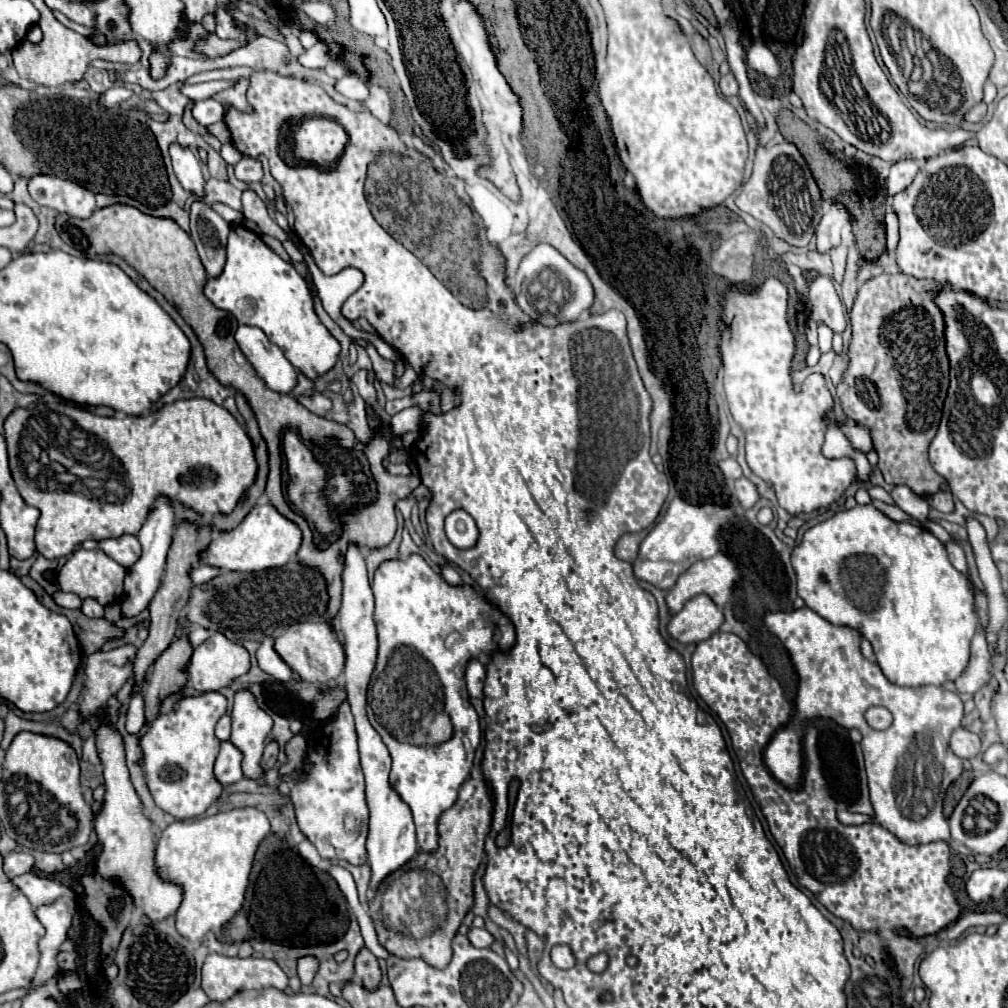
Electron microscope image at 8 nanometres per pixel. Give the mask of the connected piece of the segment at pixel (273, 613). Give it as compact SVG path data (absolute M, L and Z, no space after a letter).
M297 560L287 562L277 570L263 570L259 574L239 574L239 572L221 572L217 578L209 580L207 584L193 586L191 596L187 602L185 620L189 624L199 624L209 632L221 632L233 642L241 640L263 640L267 636L275 636L281 628L287 628L295 622L305 622L309 616L319 616L327 608L327 588L323 576L307 566L301 566Z

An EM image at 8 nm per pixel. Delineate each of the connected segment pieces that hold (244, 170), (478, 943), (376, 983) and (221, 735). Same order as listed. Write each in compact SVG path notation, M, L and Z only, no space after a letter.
M243 156L241 162L235 166L235 176L243 182L259 182L263 178L263 166L257 158Z
M469 928L467 938L475 948L487 948L493 942L493 936L485 928Z
M361 948L355 956L355 980L367 990L377 990L381 986L379 960L367 948Z
M223 716L219 722L217 722L217 728L215 728L215 738L219 742L225 742L229 740L229 734L231 734L231 716Z

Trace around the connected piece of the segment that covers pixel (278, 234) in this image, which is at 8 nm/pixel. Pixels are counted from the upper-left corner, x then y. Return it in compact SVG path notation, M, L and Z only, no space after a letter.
M245 190L243 192L243 216L247 220L253 220L263 234L277 238L279 242L285 240L285 232L279 228L279 224L267 214L267 204L255 194L255 190Z

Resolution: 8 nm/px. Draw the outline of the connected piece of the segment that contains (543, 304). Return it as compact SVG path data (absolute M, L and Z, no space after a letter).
M539 244L529 256L521 260L515 280L515 298L517 306L535 322L543 326L559 326L563 322L571 322L581 312L589 310L595 294L589 278L575 268L565 256L561 256L553 246Z

